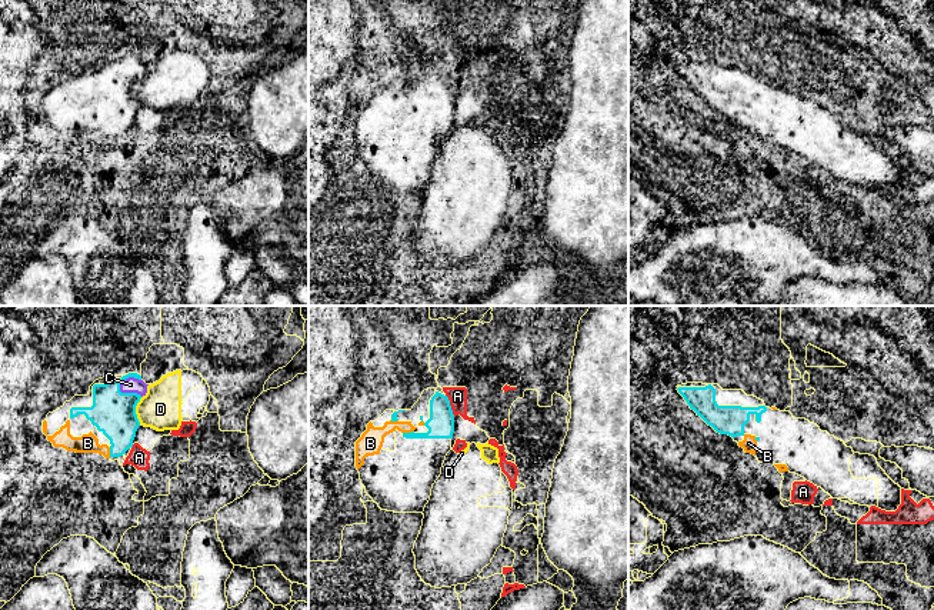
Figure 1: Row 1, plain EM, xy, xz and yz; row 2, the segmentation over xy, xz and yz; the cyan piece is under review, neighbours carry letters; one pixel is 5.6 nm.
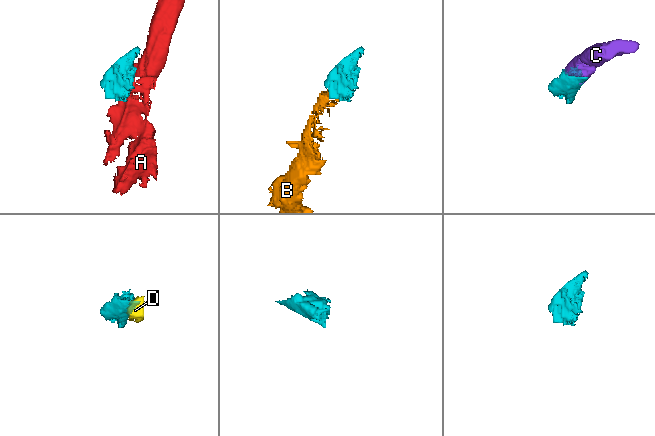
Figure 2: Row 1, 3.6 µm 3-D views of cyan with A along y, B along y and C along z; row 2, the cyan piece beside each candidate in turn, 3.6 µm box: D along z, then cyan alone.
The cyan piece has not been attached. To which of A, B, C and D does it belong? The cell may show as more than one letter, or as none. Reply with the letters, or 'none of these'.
B, C

